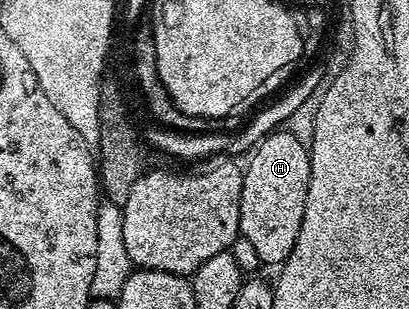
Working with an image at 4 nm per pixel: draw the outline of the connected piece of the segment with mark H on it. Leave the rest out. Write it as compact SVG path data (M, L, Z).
M275 130L259 141L249 153L250 161L245 161L242 174L238 230L252 242L263 265L280 266L292 254L308 202L310 149L300 137L284 131Z

